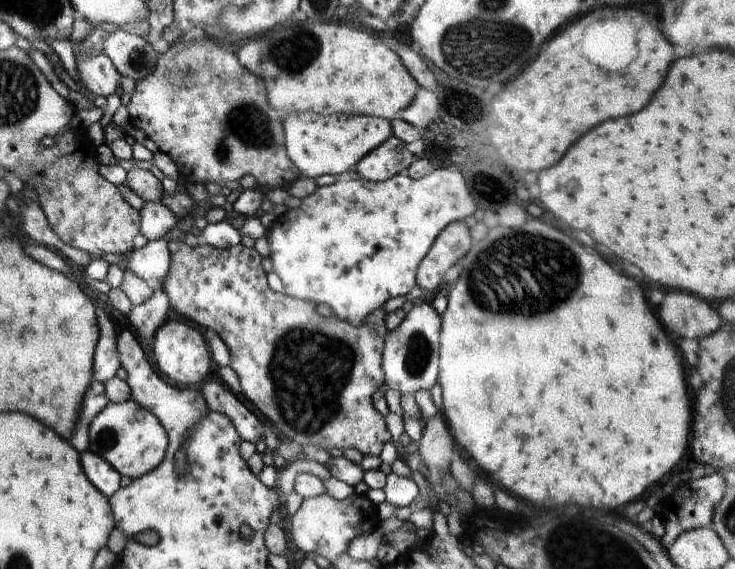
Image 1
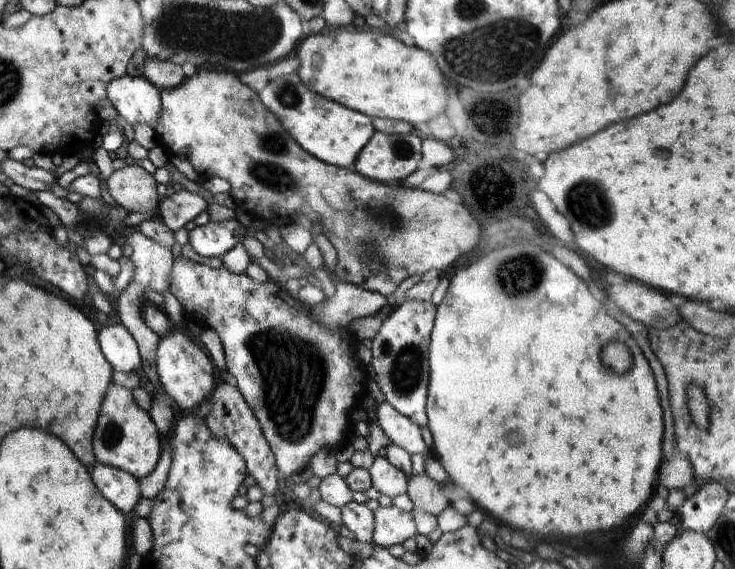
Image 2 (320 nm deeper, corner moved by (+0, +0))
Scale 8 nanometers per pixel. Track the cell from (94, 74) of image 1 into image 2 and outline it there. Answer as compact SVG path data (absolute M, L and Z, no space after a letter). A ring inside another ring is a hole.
M124 75L108 83L107 98L132 128L147 124L155 130L162 114L160 91L143 76Z

